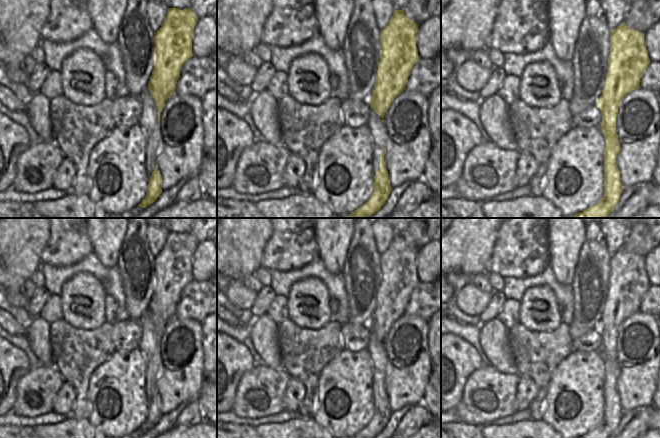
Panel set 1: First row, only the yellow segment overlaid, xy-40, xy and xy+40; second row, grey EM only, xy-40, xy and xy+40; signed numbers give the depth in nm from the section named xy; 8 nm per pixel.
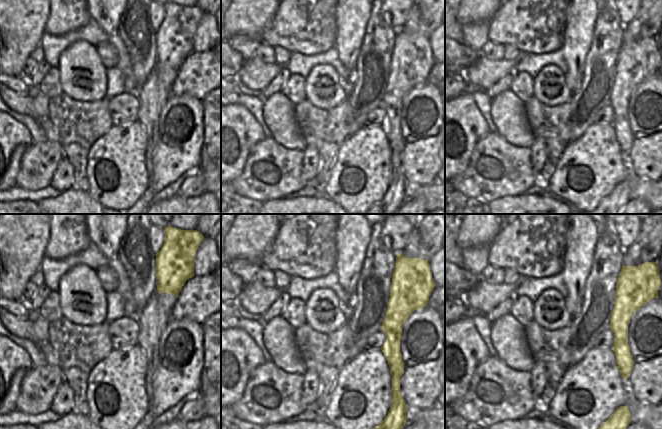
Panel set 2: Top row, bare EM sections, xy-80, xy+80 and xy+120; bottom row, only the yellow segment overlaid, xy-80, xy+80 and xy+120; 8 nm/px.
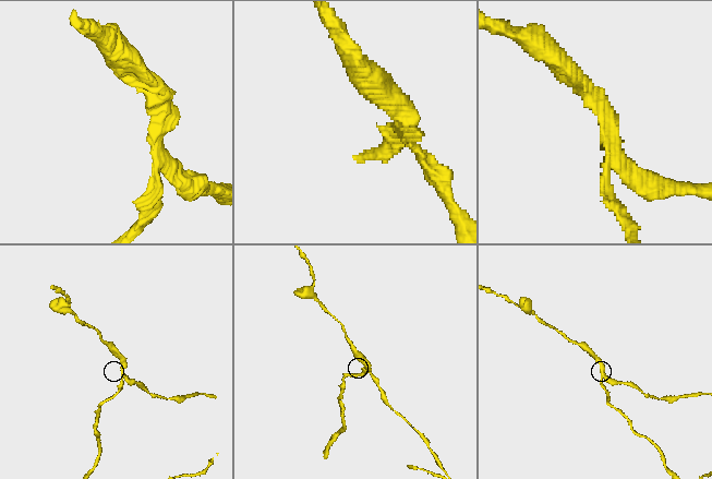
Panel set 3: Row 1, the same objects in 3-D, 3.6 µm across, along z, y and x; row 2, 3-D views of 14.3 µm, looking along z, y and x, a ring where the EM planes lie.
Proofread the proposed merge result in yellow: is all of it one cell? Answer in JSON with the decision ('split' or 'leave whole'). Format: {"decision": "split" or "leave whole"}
{"decision": "split"}

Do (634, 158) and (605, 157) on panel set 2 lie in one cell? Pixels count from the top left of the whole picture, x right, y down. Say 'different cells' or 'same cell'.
different cells

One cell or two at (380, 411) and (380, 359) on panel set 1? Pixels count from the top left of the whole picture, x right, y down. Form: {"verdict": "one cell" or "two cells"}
{"verdict": "one cell"}

